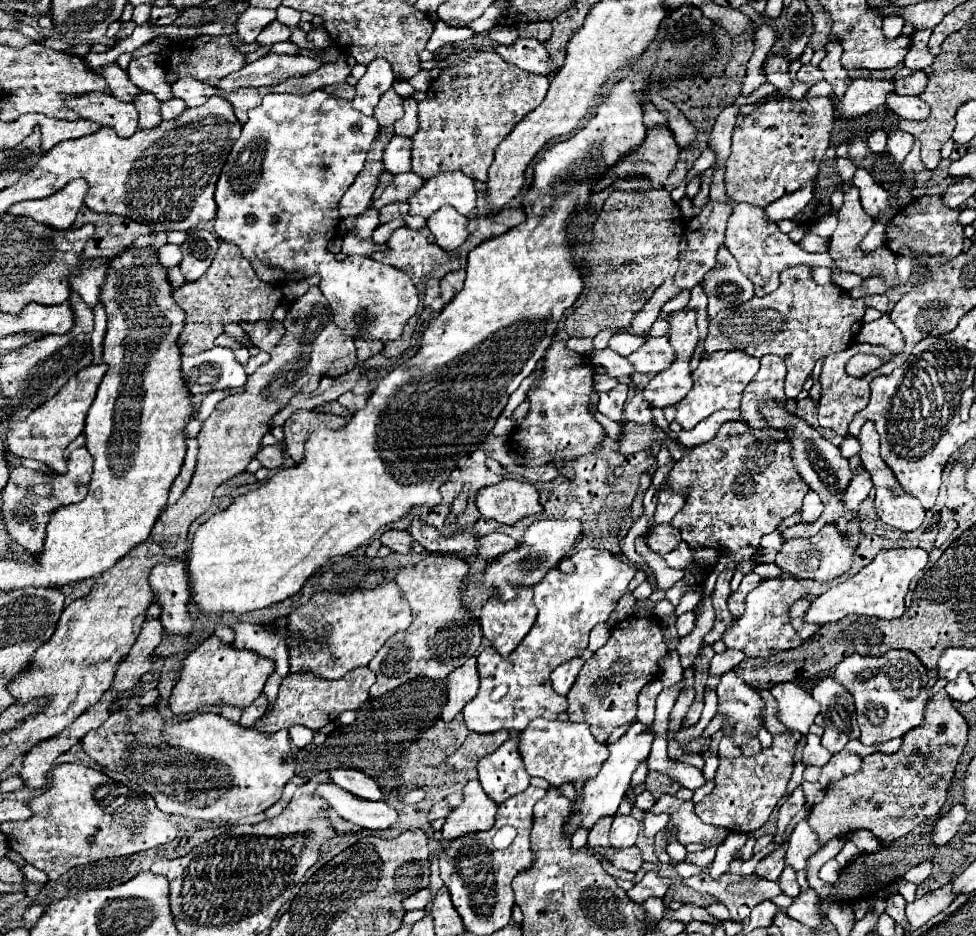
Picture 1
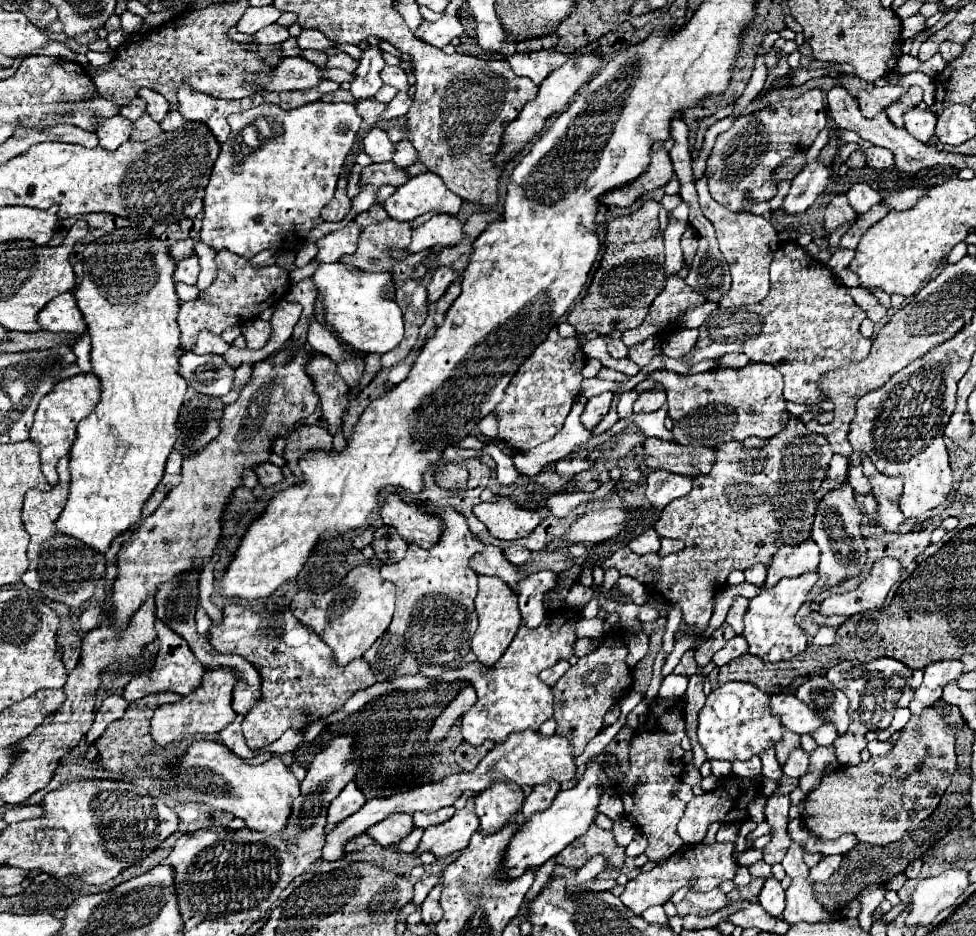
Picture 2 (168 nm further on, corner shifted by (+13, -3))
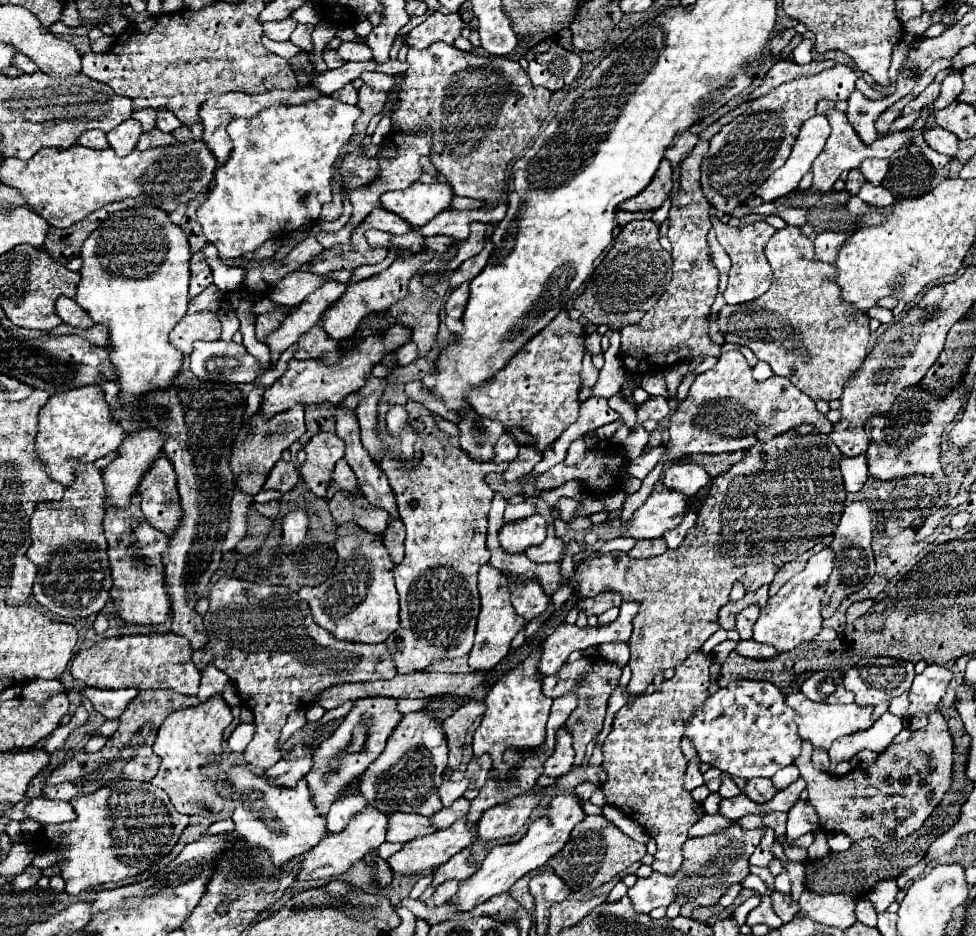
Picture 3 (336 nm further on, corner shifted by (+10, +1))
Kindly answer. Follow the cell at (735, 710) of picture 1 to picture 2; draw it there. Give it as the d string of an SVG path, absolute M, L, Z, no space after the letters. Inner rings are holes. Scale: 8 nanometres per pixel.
M727 682L707 696L699 712L697 738L707 754L707 760L749 760L761 752L775 748L783 738L783 724L769 708L771 696L747 682Z

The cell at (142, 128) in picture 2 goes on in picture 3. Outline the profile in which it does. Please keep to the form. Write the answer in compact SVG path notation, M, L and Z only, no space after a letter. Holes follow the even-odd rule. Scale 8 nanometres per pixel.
M152 128L148 132L142 132L142 136L138 138L138 150L146 150L146 148L152 148L152 146L166 146L166 144L174 144L174 136L172 134L166 134L158 128Z

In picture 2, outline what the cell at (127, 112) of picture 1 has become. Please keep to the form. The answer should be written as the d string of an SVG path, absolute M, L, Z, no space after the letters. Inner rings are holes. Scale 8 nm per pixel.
M121 114L103 120L97 128L99 144L107 150L117 150L123 142L129 140L129 134L131 134L131 120L127 120Z

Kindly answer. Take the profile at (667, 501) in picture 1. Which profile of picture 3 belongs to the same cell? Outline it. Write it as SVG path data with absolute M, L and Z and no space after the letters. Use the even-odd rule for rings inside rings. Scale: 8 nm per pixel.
M674 464L662 476L662 486L668 490L676 490L686 496L694 496L700 488L710 482L708 472L704 472L698 464Z

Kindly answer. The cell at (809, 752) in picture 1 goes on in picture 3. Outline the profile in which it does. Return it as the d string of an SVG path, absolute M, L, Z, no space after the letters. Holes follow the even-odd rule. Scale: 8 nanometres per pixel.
M790 764L790 766L782 768L782 770L778 770L778 774L772 778L772 782L774 782L774 786L776 786L778 790L784 790L784 788L790 786L798 776L800 776L798 768L796 768L794 764Z

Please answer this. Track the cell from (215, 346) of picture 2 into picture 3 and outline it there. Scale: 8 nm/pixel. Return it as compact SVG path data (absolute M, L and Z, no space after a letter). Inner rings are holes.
M196 312L190 316L184 316L176 328L170 332L170 342L184 354L192 352L192 342L196 340L204 340L204 342L212 342L212 340L220 340L220 320L214 312Z

